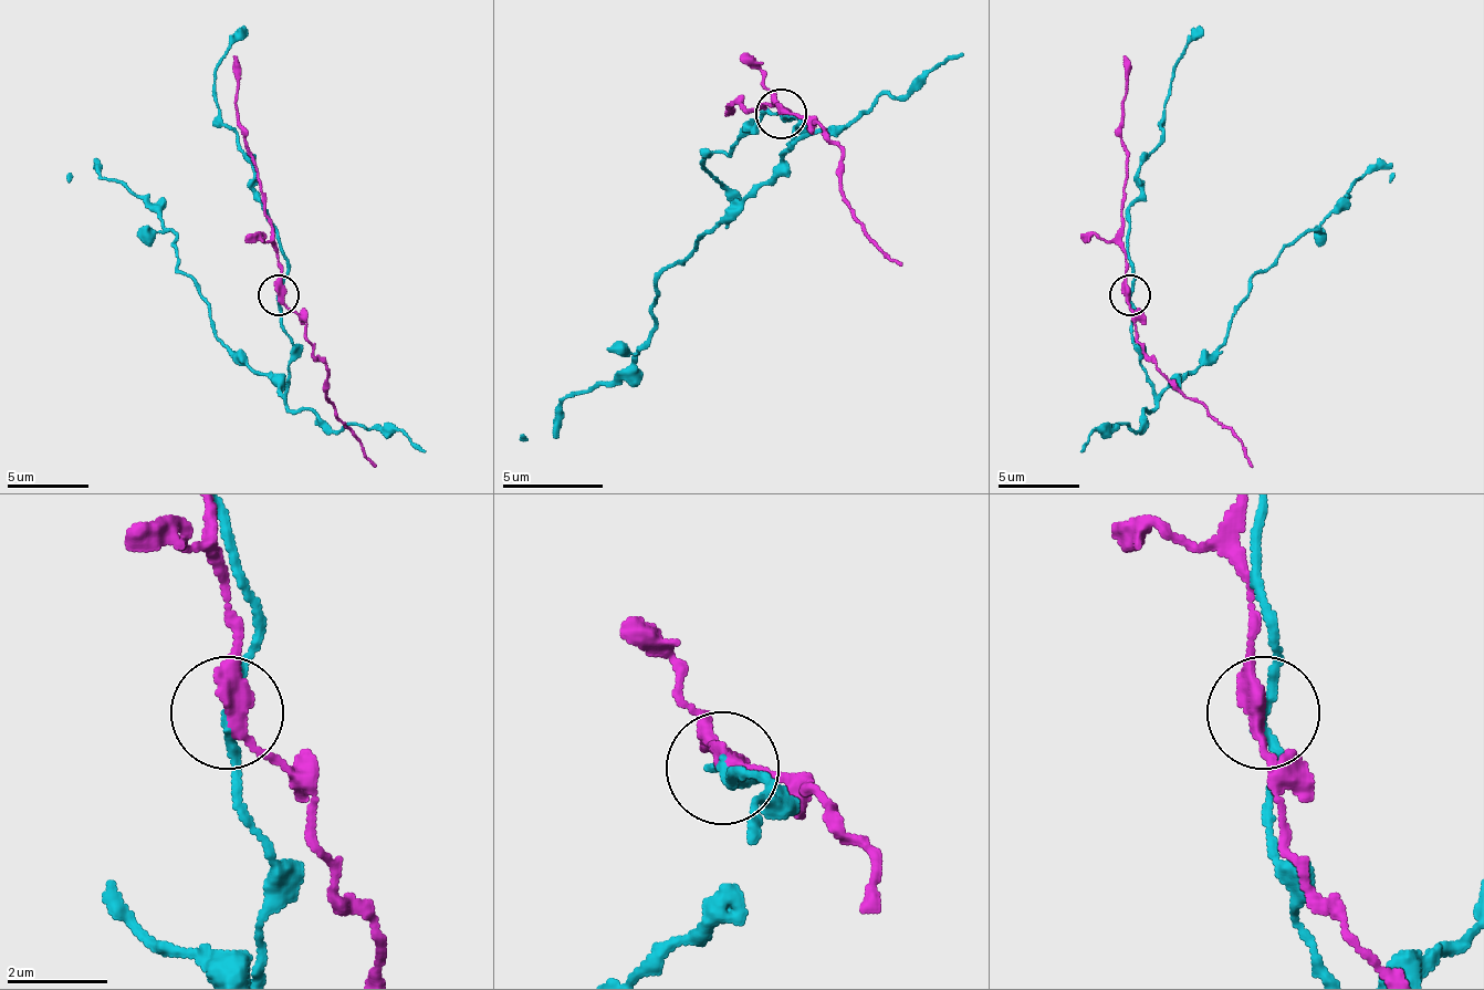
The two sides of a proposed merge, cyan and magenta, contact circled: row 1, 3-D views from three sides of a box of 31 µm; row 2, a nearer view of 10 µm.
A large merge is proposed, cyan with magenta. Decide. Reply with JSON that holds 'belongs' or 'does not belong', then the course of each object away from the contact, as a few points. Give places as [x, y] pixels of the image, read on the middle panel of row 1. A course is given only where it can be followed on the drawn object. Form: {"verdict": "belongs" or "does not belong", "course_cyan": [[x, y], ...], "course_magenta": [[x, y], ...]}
{"verdict": "does not belong", "course_cyan": [[782, 115], [797, 125], [782, 165], [656, 282], [650, 342], [610, 383], [560, 403], [554, 438], [519, 434]], "course_magenta": [[782, 115], [777, 105], [727, 105]]}

